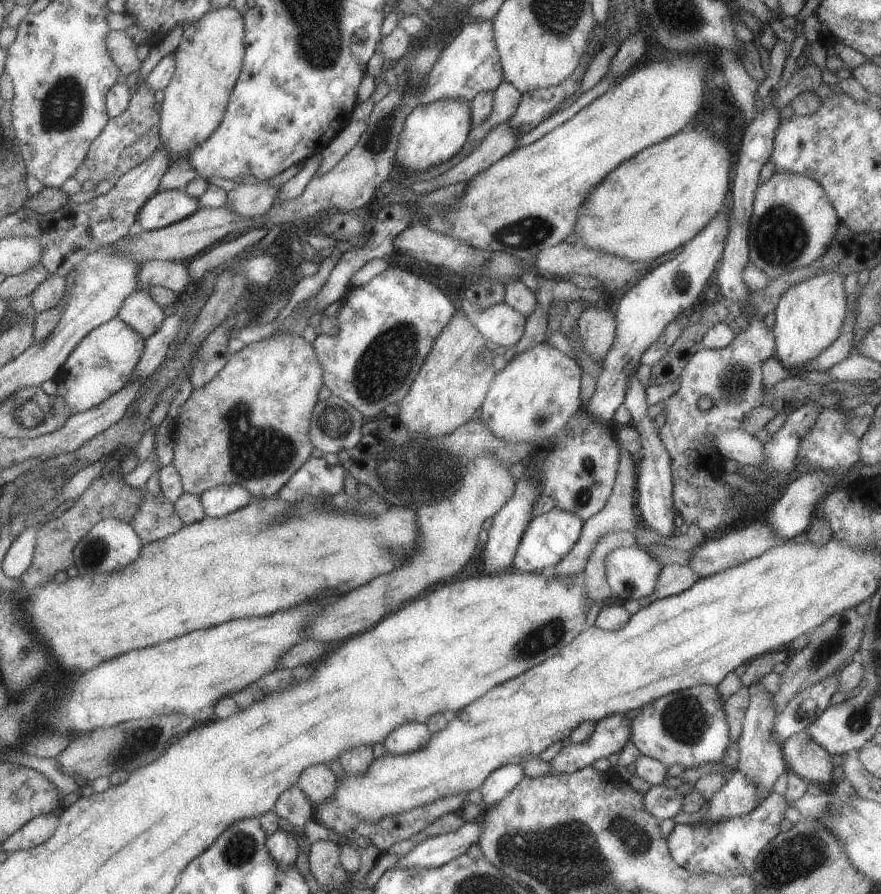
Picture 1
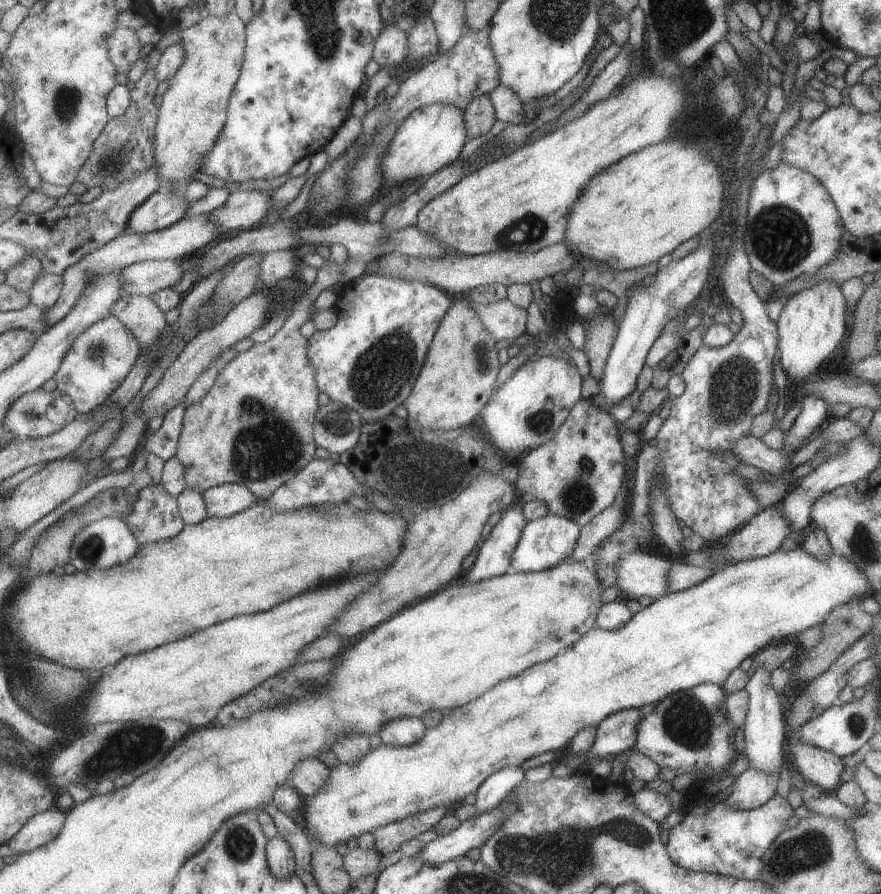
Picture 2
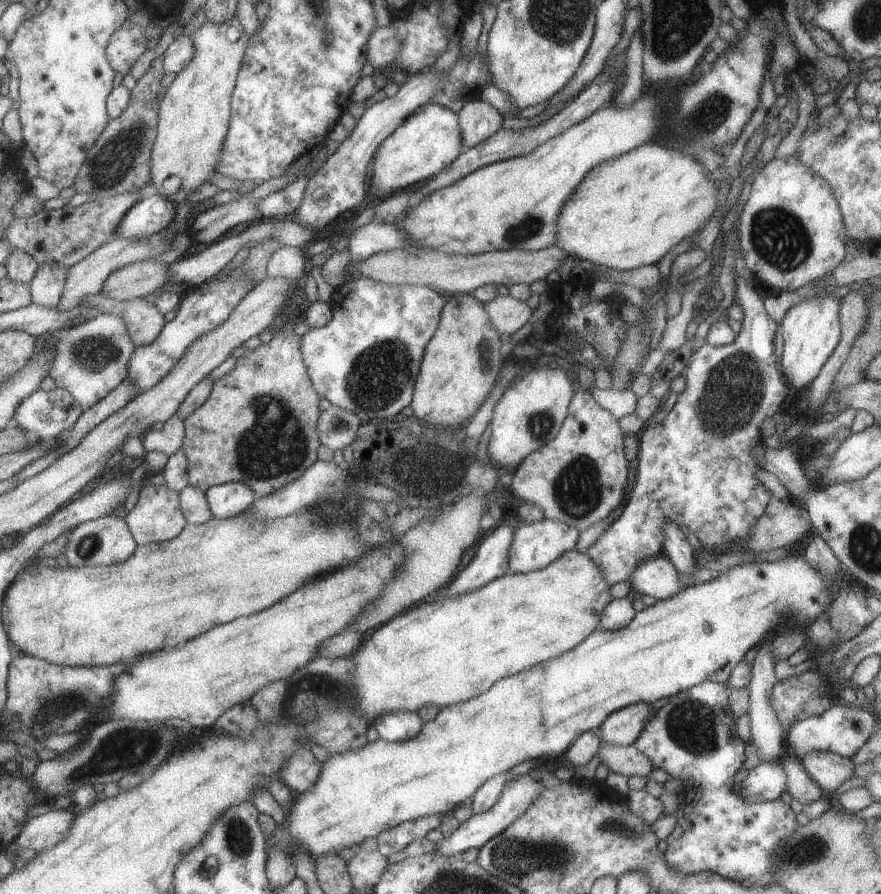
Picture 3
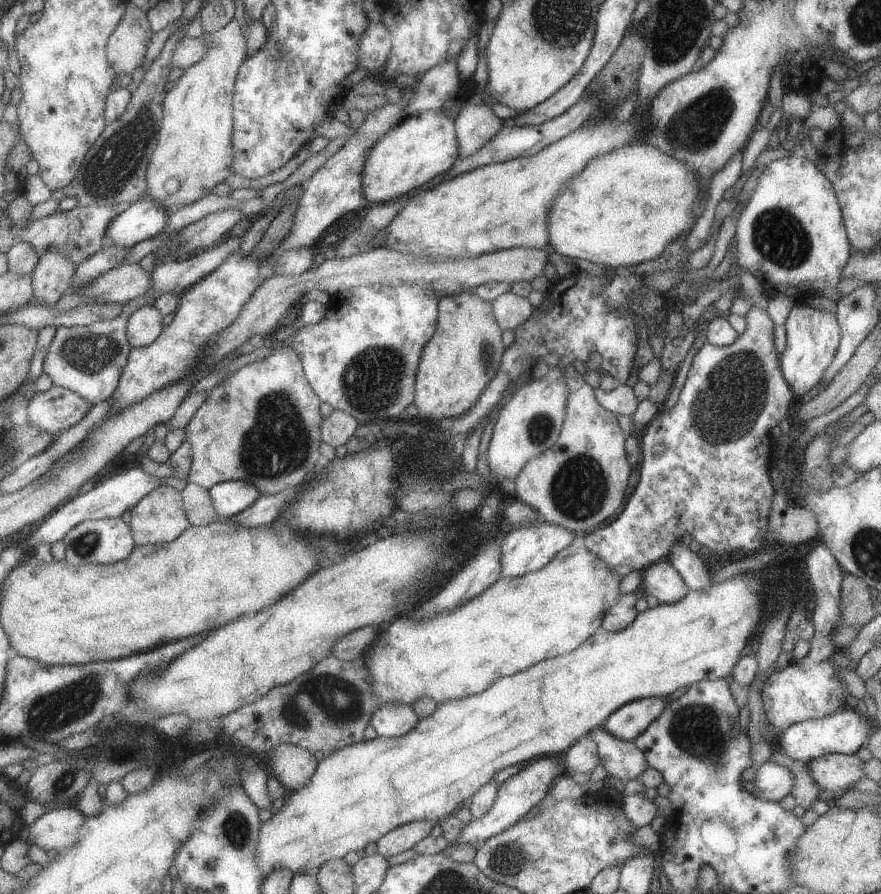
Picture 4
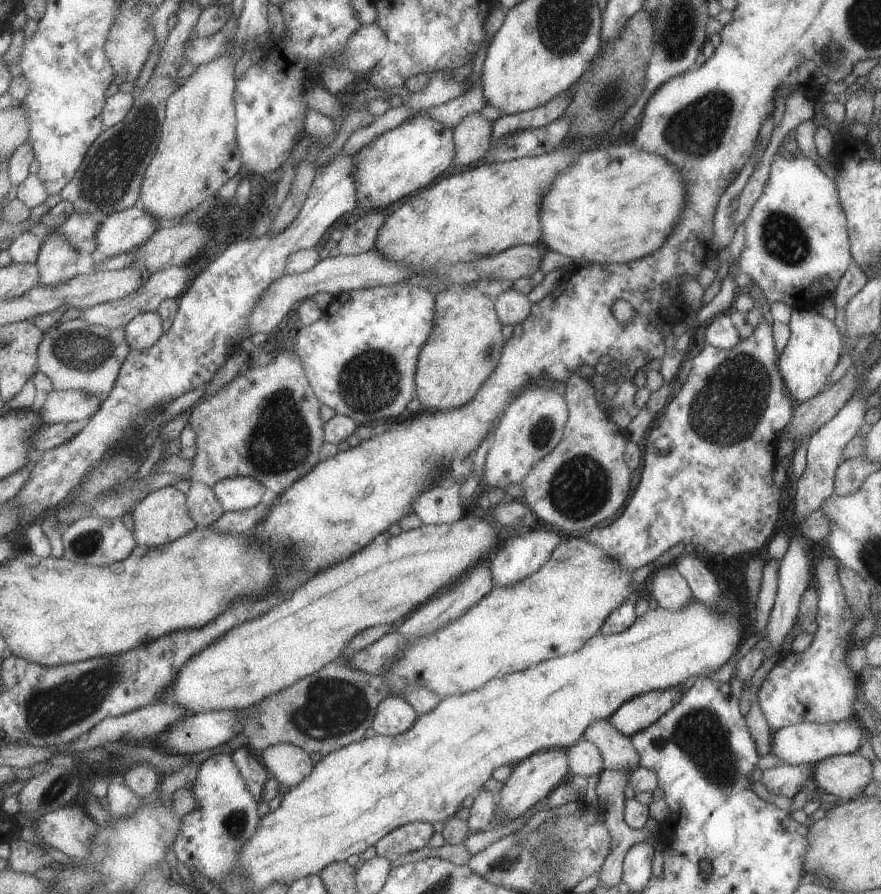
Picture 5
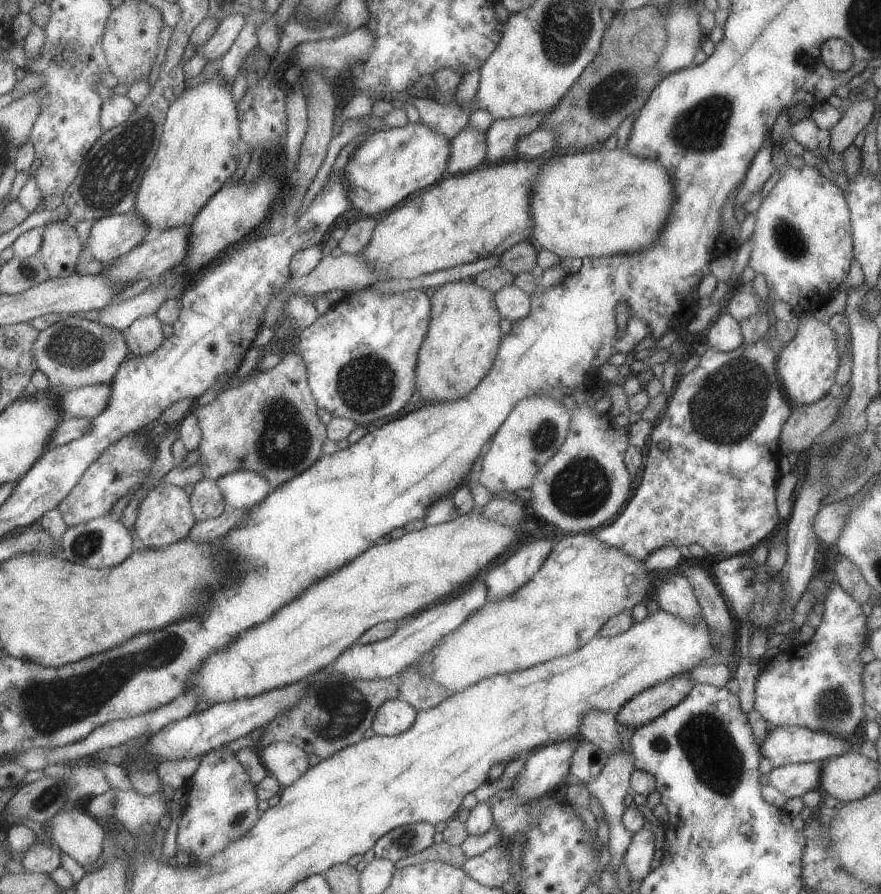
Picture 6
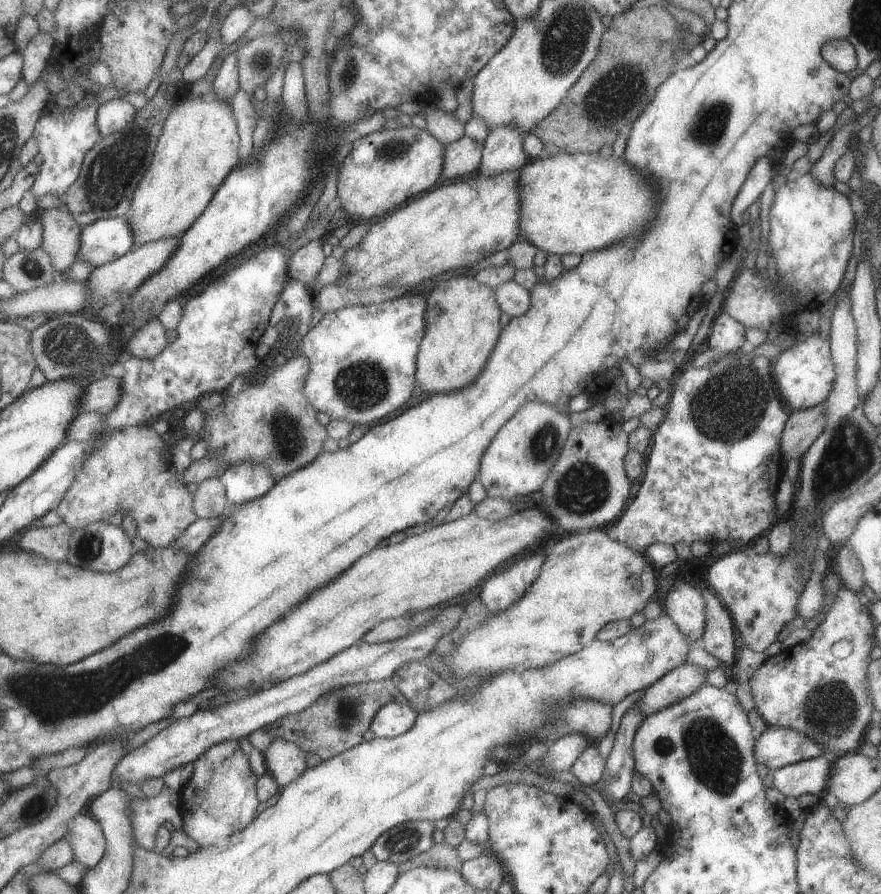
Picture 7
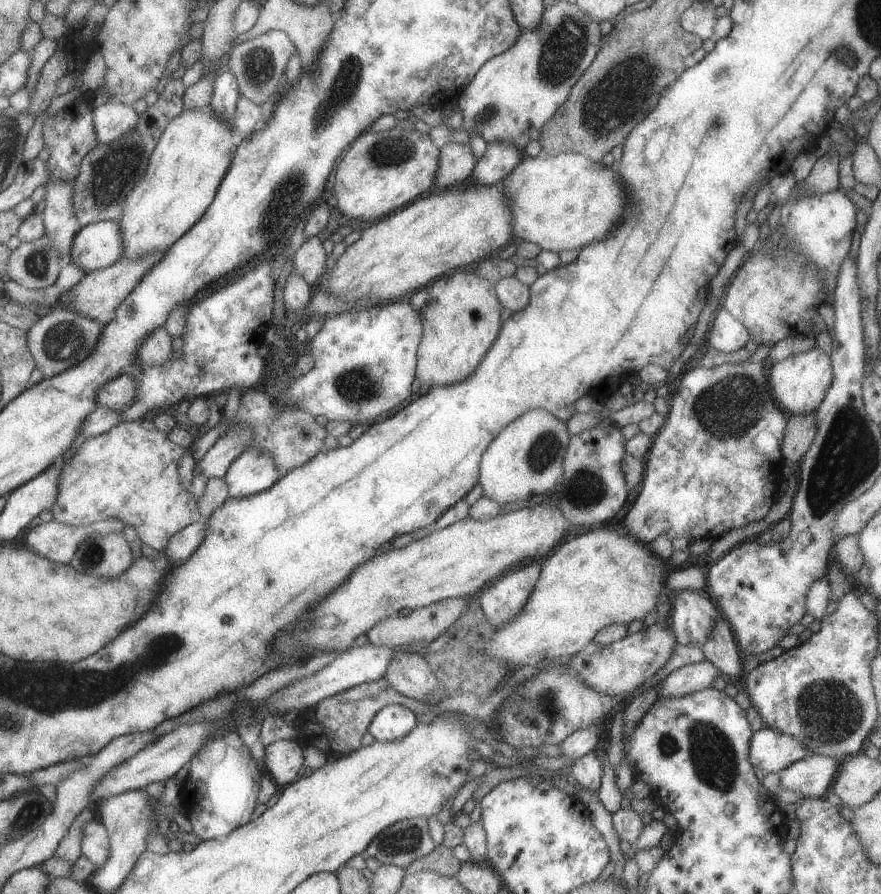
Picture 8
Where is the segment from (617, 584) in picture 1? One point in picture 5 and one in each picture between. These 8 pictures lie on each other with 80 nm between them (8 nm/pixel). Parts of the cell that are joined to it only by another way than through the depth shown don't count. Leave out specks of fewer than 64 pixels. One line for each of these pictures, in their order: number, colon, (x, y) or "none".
2: (638, 573)
3: (657, 577)
4: (661, 580)
5: (669, 589)

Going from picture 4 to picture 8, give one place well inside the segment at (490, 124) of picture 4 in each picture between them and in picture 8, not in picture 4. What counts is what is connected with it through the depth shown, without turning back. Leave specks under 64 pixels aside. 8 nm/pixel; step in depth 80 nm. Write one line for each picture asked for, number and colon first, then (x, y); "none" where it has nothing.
5: (472, 138)
6: (467, 149)
7: (461, 157)
8: (455, 161)

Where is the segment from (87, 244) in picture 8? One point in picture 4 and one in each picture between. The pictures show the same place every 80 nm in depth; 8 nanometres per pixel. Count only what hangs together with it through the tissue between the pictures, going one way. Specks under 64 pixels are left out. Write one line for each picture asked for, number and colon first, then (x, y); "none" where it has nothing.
4: (143, 219)
5: (126, 230)
6: (110, 237)
7: (105, 240)

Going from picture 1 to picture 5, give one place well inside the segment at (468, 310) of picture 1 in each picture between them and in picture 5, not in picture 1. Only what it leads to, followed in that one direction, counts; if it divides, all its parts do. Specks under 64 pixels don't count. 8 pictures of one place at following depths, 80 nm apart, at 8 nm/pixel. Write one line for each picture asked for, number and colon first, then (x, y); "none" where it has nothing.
2: (504, 321)
3: (507, 314)
4: (509, 310)
5: (512, 307)

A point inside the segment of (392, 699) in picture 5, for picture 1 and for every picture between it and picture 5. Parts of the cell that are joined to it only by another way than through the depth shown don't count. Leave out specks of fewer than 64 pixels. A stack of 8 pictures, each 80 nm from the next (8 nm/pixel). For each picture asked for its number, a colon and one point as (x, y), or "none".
1: (409, 736)
2: (403, 730)
3: (398, 725)
4: (390, 719)

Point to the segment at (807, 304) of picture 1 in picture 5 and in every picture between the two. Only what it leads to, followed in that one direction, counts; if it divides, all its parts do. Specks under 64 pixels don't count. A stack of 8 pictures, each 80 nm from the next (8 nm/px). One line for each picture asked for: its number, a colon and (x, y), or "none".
2: (811, 326)
3: (810, 330)
4: (812, 337)
5: (814, 345)

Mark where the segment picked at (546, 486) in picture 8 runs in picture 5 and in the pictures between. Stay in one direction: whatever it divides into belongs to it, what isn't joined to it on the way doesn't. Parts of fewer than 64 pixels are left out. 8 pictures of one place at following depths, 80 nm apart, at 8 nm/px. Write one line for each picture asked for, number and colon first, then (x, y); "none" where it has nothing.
5: (532, 424)
6: (531, 433)
7: (519, 458)

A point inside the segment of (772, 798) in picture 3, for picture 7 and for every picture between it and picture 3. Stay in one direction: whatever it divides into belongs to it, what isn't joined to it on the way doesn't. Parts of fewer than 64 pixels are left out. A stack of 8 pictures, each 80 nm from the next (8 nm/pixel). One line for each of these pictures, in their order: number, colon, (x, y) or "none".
4: (772, 781)
5: (787, 780)
6: (793, 780)
7: (810, 776)

